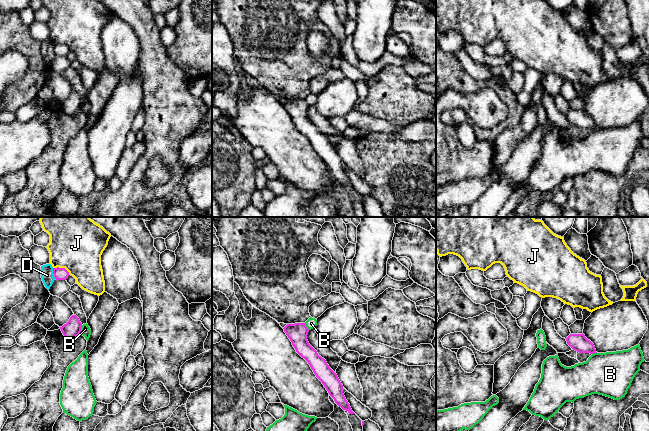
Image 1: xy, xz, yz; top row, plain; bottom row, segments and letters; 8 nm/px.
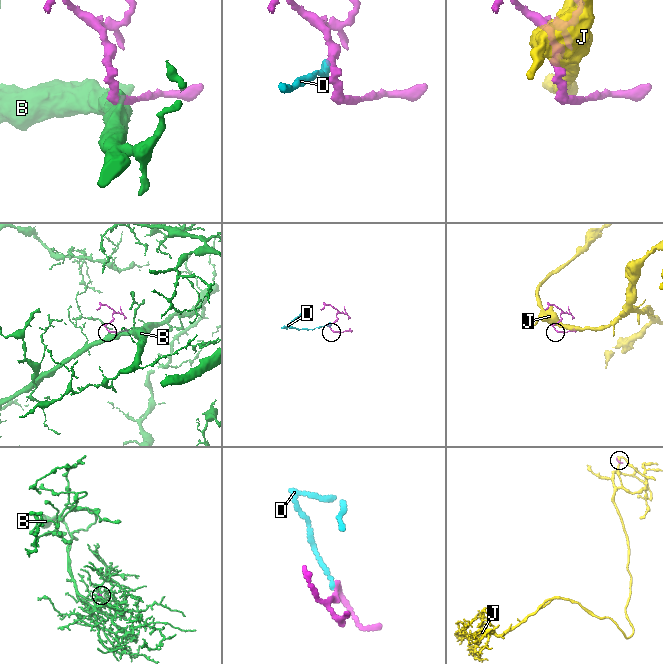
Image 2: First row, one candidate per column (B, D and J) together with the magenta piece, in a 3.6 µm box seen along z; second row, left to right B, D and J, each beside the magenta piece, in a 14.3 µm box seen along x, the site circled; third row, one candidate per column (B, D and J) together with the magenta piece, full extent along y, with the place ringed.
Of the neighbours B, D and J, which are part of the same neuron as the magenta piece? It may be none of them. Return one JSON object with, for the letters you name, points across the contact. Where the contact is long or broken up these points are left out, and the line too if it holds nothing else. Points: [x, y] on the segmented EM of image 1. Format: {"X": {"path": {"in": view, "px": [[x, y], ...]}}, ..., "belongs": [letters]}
{"belongs": []}

